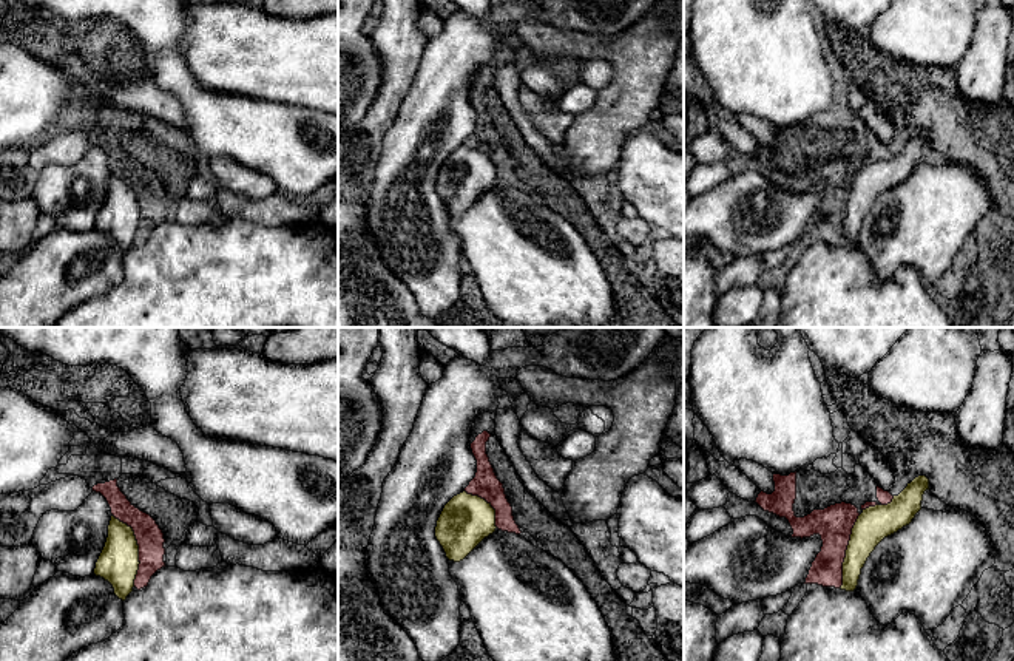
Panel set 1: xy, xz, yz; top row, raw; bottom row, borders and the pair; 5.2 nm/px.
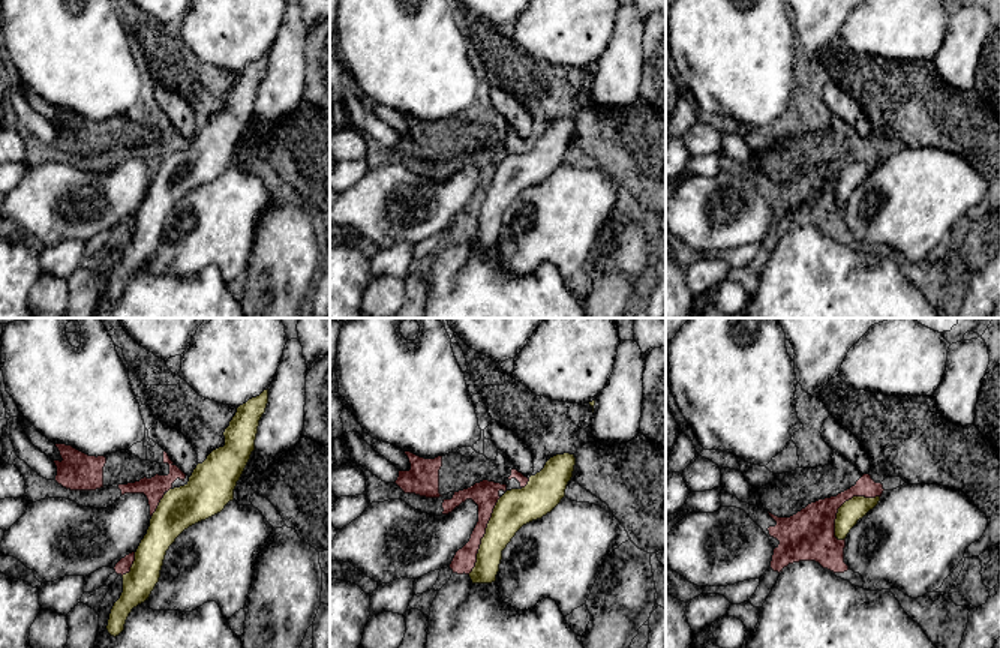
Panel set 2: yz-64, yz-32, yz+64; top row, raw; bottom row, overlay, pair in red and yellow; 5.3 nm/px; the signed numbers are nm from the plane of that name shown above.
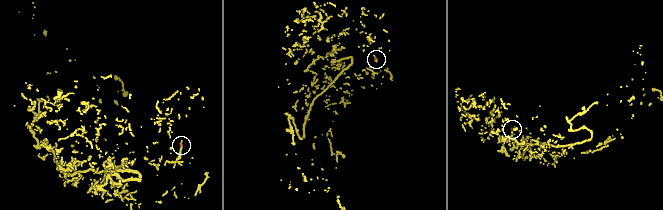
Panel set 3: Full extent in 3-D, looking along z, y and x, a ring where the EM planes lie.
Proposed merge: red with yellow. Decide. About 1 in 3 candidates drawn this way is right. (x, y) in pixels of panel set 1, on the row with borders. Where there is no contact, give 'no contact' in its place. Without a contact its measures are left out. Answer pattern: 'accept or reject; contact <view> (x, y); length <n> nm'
reject; contact xy (139, 549); length 400 nm

